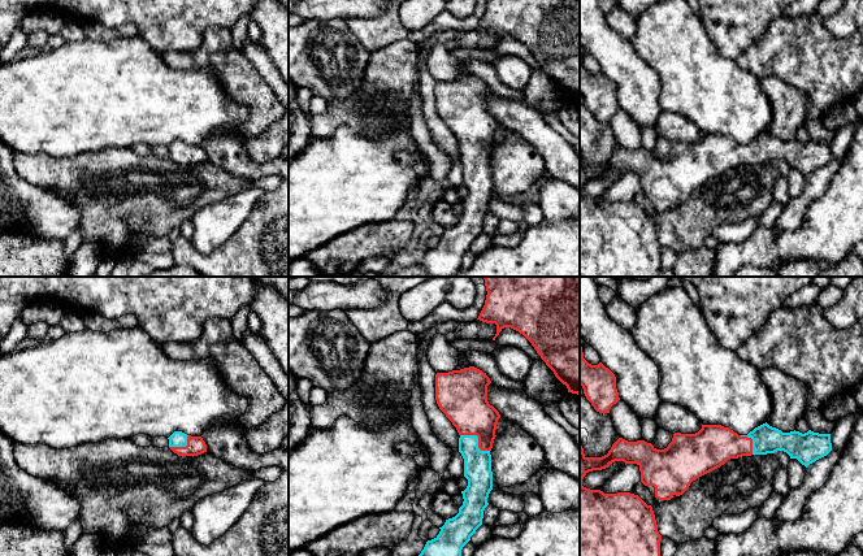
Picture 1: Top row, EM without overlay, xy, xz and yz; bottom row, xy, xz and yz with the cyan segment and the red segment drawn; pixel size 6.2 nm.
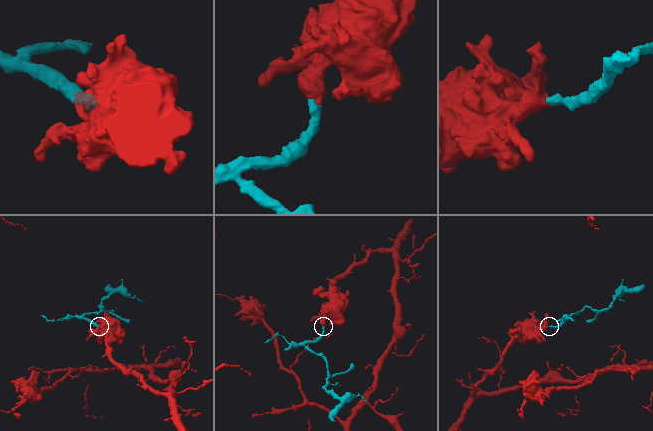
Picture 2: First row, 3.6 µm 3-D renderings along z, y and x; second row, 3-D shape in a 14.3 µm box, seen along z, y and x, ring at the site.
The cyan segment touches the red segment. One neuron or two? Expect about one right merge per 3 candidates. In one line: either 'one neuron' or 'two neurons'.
one neuron

